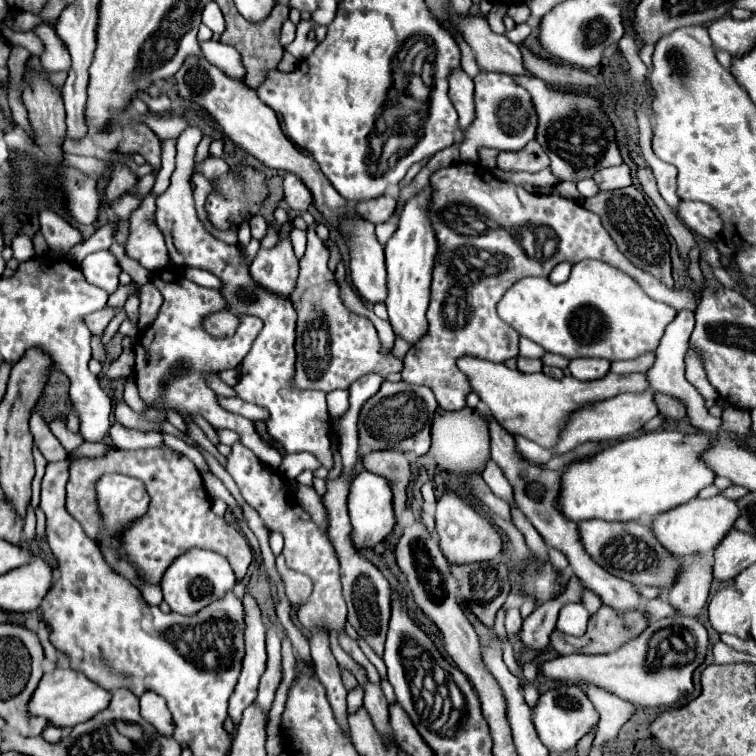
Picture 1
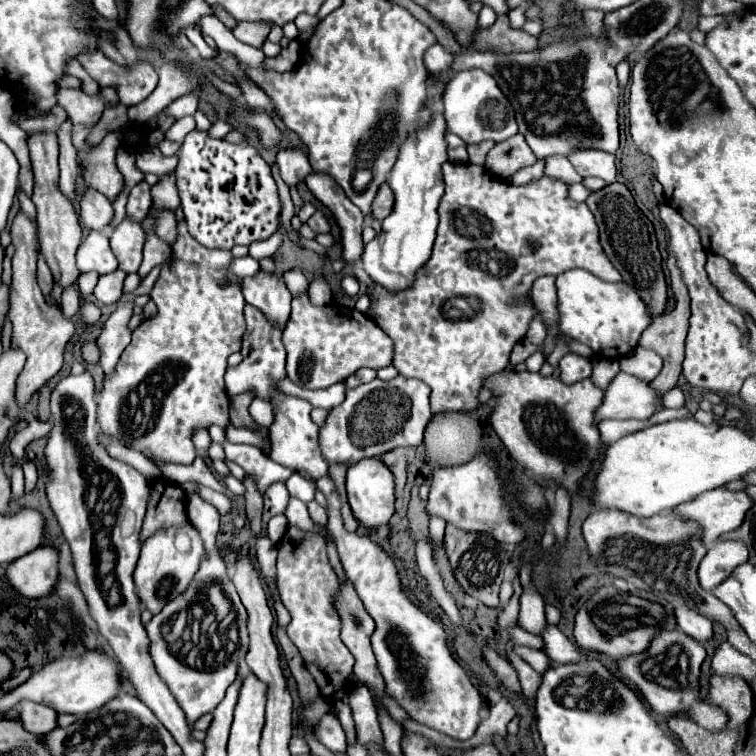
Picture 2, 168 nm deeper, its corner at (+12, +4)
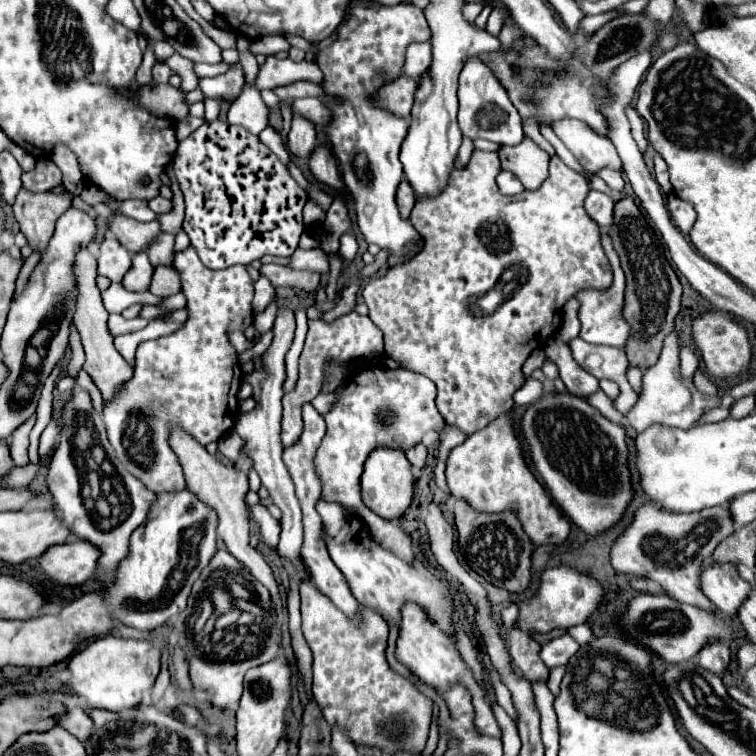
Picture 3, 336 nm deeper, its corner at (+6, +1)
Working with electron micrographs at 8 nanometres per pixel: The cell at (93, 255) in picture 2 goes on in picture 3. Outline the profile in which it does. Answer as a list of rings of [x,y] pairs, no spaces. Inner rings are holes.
[[[107,232],[104,241],[100,243],[100,255],[98,255],[98,273],[108,277],[110,281],[118,283],[122,281],[122,275],[130,269],[132,255],[116,241],[112,233]]]

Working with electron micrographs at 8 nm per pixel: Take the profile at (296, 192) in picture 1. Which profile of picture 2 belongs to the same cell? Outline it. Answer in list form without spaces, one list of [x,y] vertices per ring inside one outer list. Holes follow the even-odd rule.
[[[292,146],[282,148],[276,156],[276,162],[280,166],[280,176],[284,178],[284,182],[288,186],[298,184],[300,180],[304,180],[312,172],[308,156],[302,150],[292,148]]]

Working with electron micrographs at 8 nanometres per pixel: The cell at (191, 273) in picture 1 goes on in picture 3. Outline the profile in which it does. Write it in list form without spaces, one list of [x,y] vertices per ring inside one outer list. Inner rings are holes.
[[[278,307],[278,315],[276,315],[276,321],[272,327],[274,339],[272,339],[272,345],[262,355],[262,371],[258,371],[258,373],[254,371],[252,375],[244,377],[254,387],[252,395],[256,399],[256,407],[250,413],[238,415],[234,431],[244,439],[242,453],[252,459],[252,465],[254,465],[256,473],[260,475],[262,485],[268,489],[274,505],[278,505],[282,511],[282,533],[280,533],[280,541],[278,541],[278,553],[288,557],[300,569],[300,579],[310,579],[310,573],[306,571],[306,567],[302,567],[302,559],[298,559],[298,551],[302,547],[302,513],[300,513],[298,497],[294,493],[294,483],[282,461],[282,441],[280,441],[280,419],[282,419],[280,399],[284,395],[282,383],[286,379],[284,355],[288,353],[288,349],[294,341],[294,329],[296,329],[294,311],[290,307]]]

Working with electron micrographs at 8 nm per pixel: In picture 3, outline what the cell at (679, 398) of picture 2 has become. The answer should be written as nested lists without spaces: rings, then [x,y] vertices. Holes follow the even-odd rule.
[[[686,345],[682,351],[680,351],[680,373],[688,379],[694,375],[694,371],[698,369],[698,355],[694,351],[692,345]]]

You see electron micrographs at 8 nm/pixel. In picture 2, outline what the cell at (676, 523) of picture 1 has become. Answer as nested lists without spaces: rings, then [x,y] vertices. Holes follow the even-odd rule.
[[[716,488],[700,494],[688,504],[676,508],[678,516],[696,520],[702,526],[702,540],[710,546],[718,536],[736,530],[752,508],[754,500],[746,492],[732,492],[726,488]]]

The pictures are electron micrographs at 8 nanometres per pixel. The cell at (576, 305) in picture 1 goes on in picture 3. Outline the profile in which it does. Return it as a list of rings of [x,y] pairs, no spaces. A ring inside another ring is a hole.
[[[601,234],[602,247],[610,261],[610,265],[613,270],[613,281],[610,287],[606,289],[580,289],[576,293],[576,299],[580,301],[580,311],[578,311],[578,317],[580,317],[580,323],[582,323],[582,329],[580,329],[580,337],[586,341],[586,343],[592,343],[592,345],[608,345],[608,347],[624,347],[628,337],[630,337],[630,323],[624,319],[622,311],[624,311],[624,289],[626,289],[626,279],[624,279],[624,273],[620,265],[619,257],[613,248],[611,239],[607,234]]]

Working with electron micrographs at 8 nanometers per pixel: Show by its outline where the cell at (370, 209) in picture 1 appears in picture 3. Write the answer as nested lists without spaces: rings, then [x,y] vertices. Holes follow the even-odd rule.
[[[402,179],[402,183],[398,185],[398,191],[396,191],[396,205],[398,205],[398,211],[400,211],[402,219],[408,219],[414,203],[416,203],[414,191],[410,191],[410,185]]]

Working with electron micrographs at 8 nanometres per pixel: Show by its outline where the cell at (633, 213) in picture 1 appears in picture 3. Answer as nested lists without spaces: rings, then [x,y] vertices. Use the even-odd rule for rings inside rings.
[[[624,195],[614,205],[614,223],[608,231],[612,245],[620,257],[620,265],[626,273],[626,317],[630,319],[632,333],[626,343],[626,355],[630,365],[650,367],[658,361],[666,335],[674,329],[674,317],[680,311],[682,285],[664,257],[662,243],[648,225],[644,213],[632,197]]]

